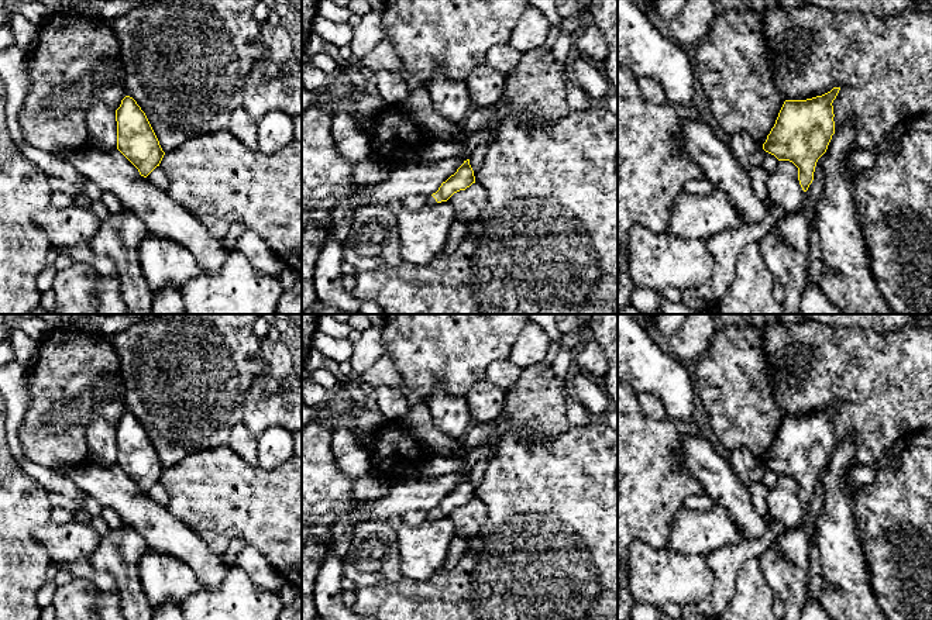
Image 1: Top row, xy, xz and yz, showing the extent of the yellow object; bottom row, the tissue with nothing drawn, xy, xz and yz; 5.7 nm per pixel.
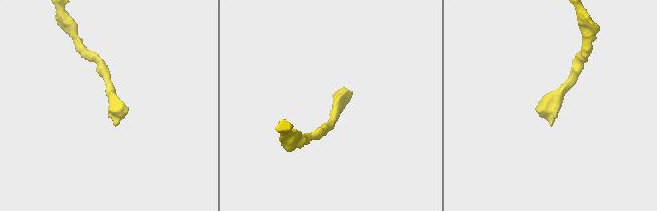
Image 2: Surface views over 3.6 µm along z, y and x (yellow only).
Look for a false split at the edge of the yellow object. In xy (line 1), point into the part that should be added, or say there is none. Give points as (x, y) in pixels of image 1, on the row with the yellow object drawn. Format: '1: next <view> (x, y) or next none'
1: next none

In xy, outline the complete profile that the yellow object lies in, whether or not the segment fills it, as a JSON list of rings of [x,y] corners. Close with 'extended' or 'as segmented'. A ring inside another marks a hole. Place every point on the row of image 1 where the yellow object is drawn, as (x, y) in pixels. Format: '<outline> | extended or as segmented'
[[[125,96],[116,110],[117,149],[147,178],[159,166],[165,152],[141,107]]] | as segmented

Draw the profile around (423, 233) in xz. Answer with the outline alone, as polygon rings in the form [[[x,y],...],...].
[[[448,202],[424,204],[396,214],[403,262],[424,265],[443,254],[450,228],[457,218]]]

